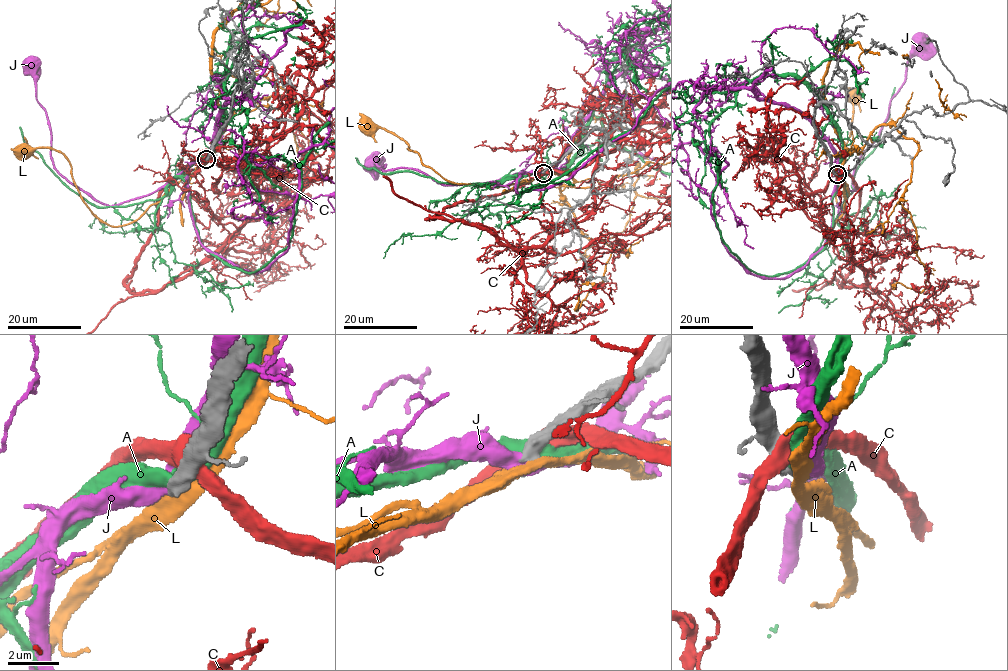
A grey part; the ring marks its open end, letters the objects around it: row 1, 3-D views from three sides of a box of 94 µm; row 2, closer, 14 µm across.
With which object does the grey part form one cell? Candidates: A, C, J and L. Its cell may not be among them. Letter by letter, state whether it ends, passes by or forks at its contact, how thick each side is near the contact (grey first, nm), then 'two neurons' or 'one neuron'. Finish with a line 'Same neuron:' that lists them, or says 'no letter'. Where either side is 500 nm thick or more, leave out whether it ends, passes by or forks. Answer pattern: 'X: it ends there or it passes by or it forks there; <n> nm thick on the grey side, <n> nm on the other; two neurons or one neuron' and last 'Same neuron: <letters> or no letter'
A: 600 nm thick on the grey side, 550 nm on the other; two neurons
C: 480 nm thick on the grey side, 600 nm on the other; two neurons
J: 500 nm thick on the grey side, 500 nm on the other; two neurons
L: it passes by; 480 nm thick on the grey side, 440 nm on the other; two neurons
Same neuron: no letter

